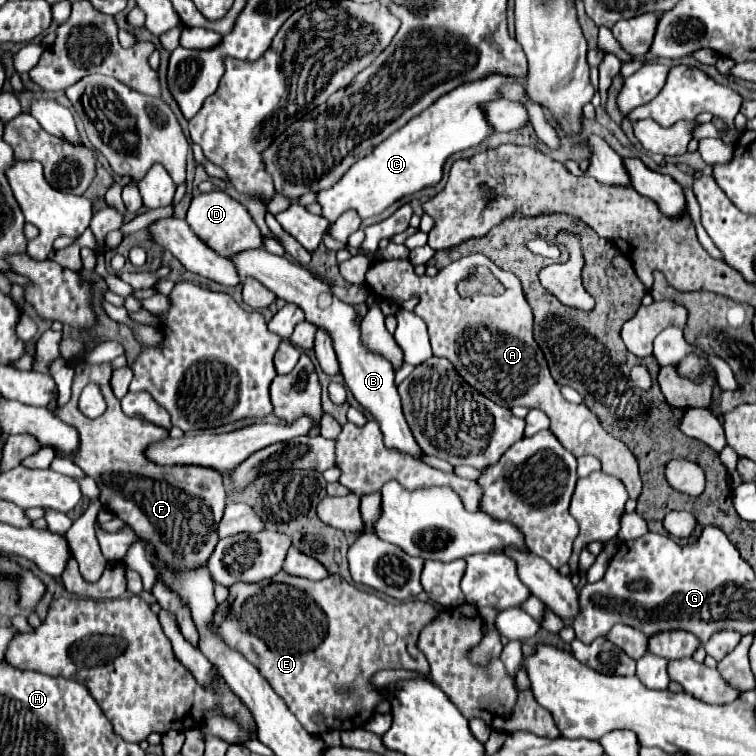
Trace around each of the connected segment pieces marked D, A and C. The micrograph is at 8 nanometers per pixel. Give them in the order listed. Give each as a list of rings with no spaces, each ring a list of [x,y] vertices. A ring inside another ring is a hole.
[[[200,192],[200,194],[196,194],[190,202],[186,222],[200,236],[200,240],[204,240],[212,250],[220,252],[224,258],[230,258],[232,254],[248,250],[248,248],[262,246],[262,234],[260,234],[258,226],[254,224],[252,216],[238,200],[234,200],[226,192]]]
[[[468,254],[442,268],[434,278],[418,276],[410,260],[376,260],[366,272],[366,284],[380,294],[378,298],[402,302],[418,296],[420,302],[414,306],[414,312],[426,322],[430,344],[436,356],[448,356],[460,376],[464,376],[468,384],[472,384],[492,402],[506,408],[526,406],[544,410],[552,422],[554,436],[558,436],[560,444],[568,452],[572,452],[576,458],[584,454],[598,456],[604,472],[620,478],[628,490],[628,496],[638,500],[642,492],[642,480],[634,454],[620,440],[612,438],[600,426],[596,414],[590,412],[584,404],[572,404],[562,398],[560,388],[550,376],[544,354],[534,338],[534,316],[524,298],[522,284],[512,272],[504,272],[484,254]],[[476,266],[490,268],[504,284],[506,292],[502,296],[460,298],[456,286],[460,280],[468,278]]]
[[[488,74],[486,78],[464,82],[440,96],[432,106],[428,106],[406,126],[396,130],[388,140],[384,140],[374,152],[352,164],[352,168],[332,188],[318,192],[322,216],[326,216],[332,224],[342,212],[356,208],[362,218],[370,218],[384,212],[404,196],[410,196],[428,186],[436,186],[442,178],[442,168],[452,154],[480,146],[494,134],[482,104],[500,100],[502,86],[518,84],[520,80],[516,78],[518,76],[508,74]]]

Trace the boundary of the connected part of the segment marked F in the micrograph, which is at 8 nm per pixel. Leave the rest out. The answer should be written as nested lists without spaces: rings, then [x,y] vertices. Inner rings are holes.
[[[78,360],[74,364],[74,370],[76,374],[72,382],[72,398],[66,406],[56,410],[56,416],[80,432],[80,452],[72,456],[72,460],[86,472],[86,476],[96,480],[100,488],[100,502],[104,504],[104,508],[108,508],[126,524],[130,524],[140,540],[148,540],[148,544],[152,544],[154,548],[154,558],[158,558],[172,572],[186,572],[186,570],[206,566],[218,544],[218,522],[222,520],[222,512],[226,506],[226,490],[222,484],[222,474],[206,466],[160,466],[148,460],[146,448],[150,444],[166,440],[168,430],[152,422],[146,422],[144,418],[130,418],[122,412],[120,400],[116,400],[116,396],[110,390],[110,374],[112,374],[110,364],[92,366],[92,364],[86,364],[84,360]],[[88,382],[98,384],[106,400],[106,412],[94,420],[86,418],[78,410],[80,392],[84,386],[88,386]]]

